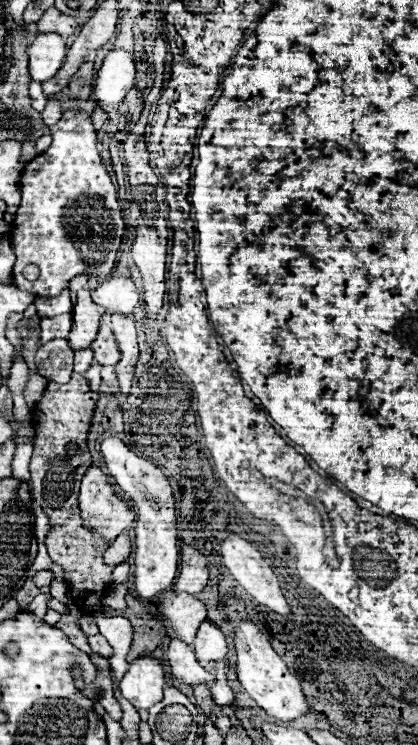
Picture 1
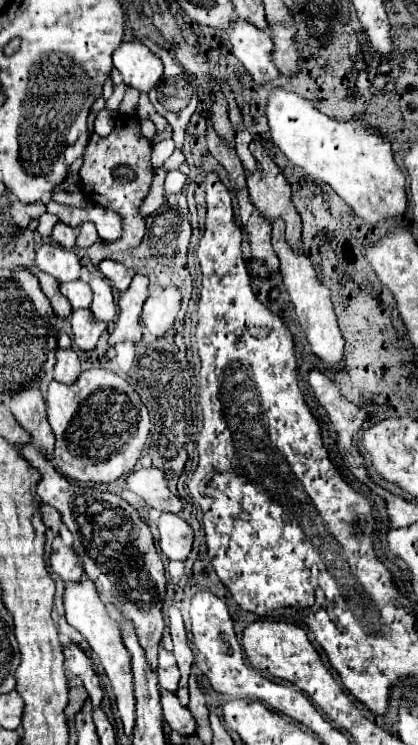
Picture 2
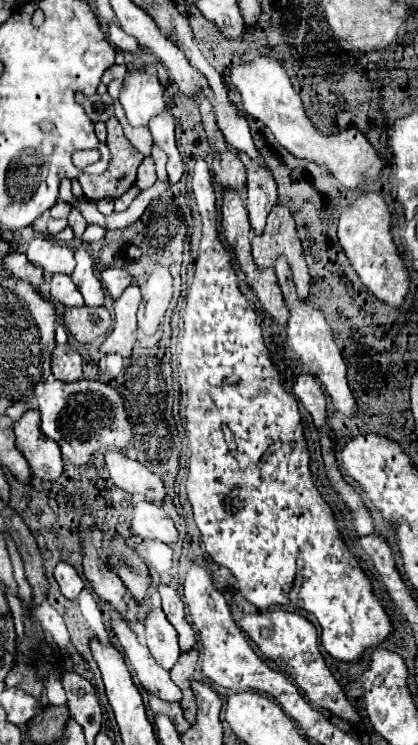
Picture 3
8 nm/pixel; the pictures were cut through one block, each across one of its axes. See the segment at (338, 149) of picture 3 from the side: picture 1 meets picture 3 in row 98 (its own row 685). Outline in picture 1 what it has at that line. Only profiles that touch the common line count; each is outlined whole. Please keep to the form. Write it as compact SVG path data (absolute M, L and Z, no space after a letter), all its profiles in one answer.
M248 620L240 622L240 626L234 632L234 646L238 654L238 666L236 666L238 680L242 688L256 700L256 704L268 712L268 716L278 718L282 722L290 722L310 712L310 704L306 702L298 678L288 672L282 658L272 650L268 638L252 622Z

